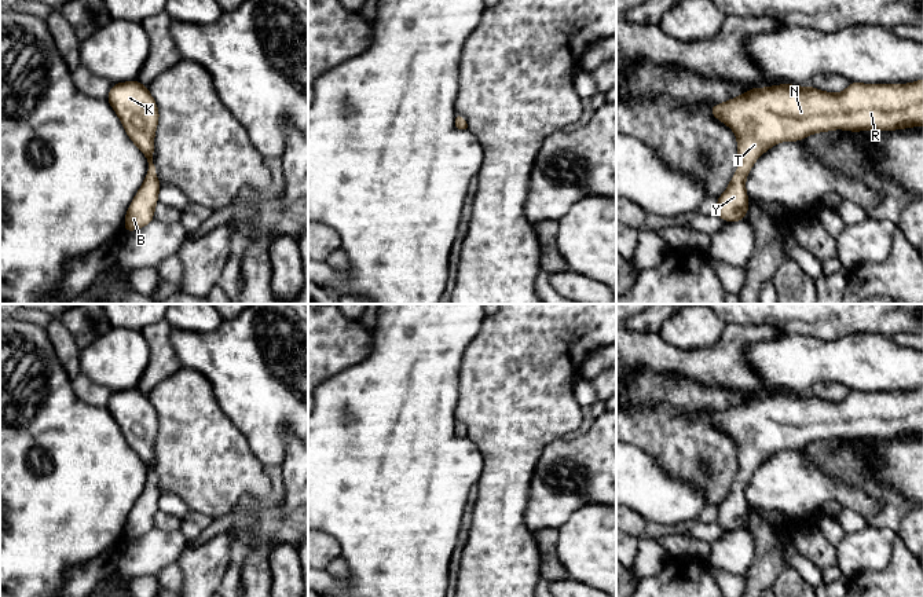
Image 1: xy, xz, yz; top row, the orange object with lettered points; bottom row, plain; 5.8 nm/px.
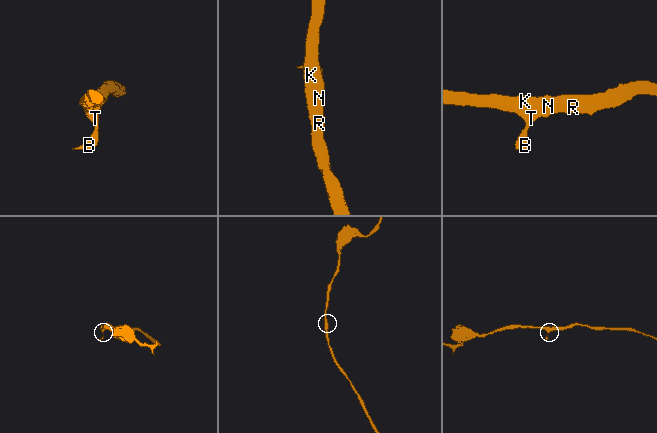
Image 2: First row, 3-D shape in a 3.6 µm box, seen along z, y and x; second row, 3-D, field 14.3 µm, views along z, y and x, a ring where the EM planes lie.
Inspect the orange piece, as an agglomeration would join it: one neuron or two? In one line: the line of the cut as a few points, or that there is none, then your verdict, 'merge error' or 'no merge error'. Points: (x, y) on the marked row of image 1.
no cut | no merge error

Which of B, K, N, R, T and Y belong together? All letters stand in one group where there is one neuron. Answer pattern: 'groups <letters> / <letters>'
groups B K N R T Y

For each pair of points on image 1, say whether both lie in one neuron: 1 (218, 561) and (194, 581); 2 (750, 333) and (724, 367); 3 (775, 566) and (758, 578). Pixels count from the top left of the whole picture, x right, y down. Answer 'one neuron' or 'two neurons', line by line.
1: one neuron
2: one neuron
3: one neuron

